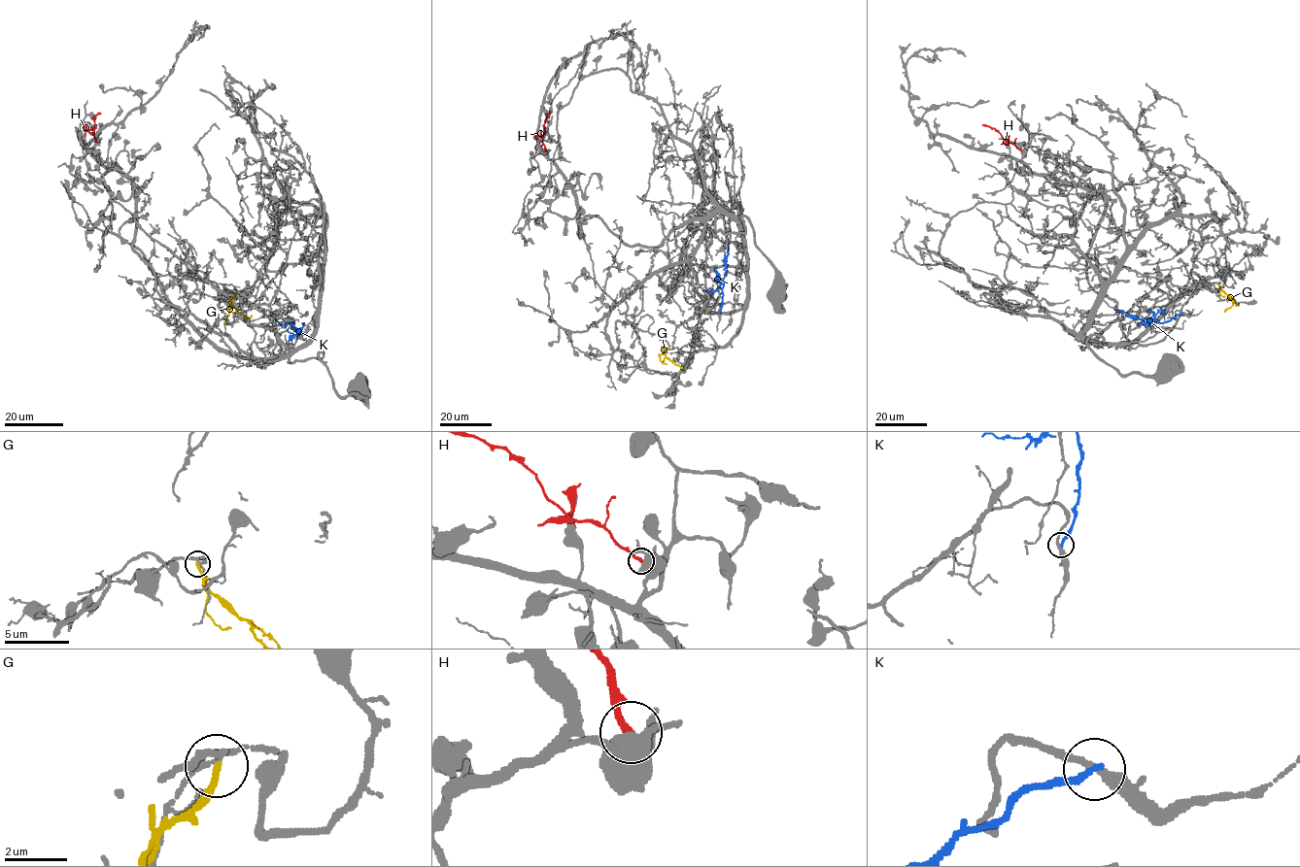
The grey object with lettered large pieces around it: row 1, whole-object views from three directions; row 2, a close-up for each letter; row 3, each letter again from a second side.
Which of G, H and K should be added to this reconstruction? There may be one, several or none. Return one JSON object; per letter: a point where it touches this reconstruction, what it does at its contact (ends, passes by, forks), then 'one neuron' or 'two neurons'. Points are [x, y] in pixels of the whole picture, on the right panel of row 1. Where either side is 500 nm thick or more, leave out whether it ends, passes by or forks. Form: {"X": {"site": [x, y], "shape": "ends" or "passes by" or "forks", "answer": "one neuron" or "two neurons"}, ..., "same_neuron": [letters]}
{"G": {"site": [1217, 283], "shape": "ends", "answer": "two neurons"}, "H": {"site": [1021, 150], "answer": "two neurons"}, "K": {"site": [1183, 313], "shape": "ends", "answer": "two neurons"}, "same_neuron": []}

